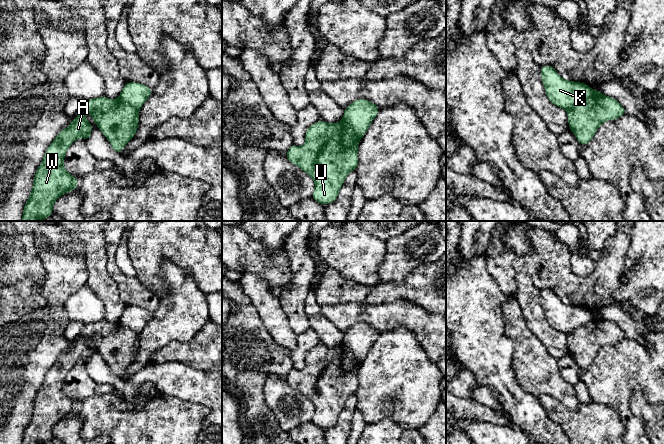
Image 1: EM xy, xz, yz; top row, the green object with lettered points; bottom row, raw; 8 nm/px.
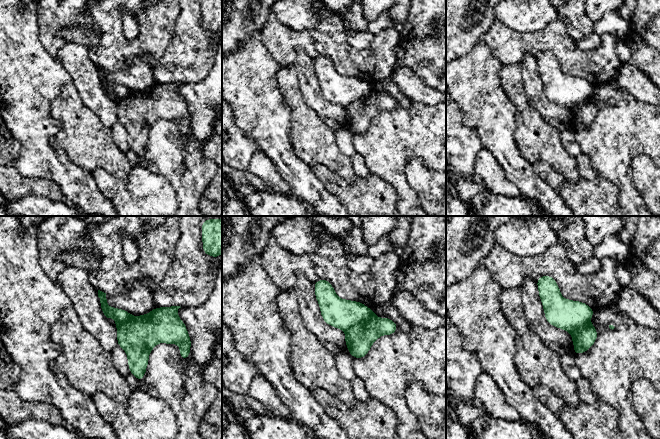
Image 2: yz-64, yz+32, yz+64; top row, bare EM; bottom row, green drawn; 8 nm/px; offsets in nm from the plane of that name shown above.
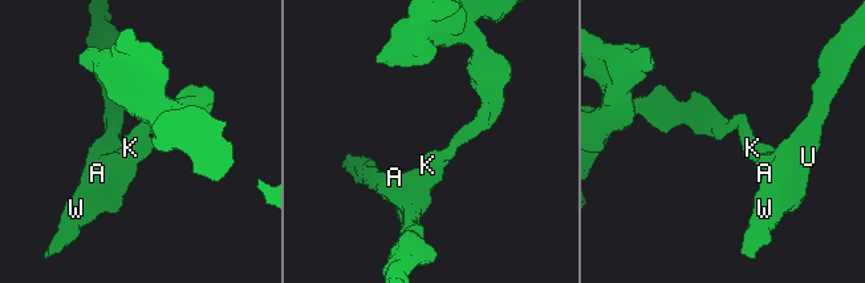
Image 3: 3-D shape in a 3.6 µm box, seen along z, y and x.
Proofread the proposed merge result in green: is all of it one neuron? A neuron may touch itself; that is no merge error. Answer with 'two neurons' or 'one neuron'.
two neurons

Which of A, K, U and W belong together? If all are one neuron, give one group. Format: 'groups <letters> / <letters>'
groups A U W / K

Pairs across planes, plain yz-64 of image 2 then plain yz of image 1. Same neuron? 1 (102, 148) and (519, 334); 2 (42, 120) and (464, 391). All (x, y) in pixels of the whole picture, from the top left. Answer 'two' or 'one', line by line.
1: one
2: two

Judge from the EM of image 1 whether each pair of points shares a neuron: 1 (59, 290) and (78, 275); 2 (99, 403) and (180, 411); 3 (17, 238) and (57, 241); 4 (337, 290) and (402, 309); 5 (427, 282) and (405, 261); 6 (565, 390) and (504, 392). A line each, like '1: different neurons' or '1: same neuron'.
1: same neuron
2: same neuron
3: same neuron
4: different neurons
5: different neurons
6: different neurons

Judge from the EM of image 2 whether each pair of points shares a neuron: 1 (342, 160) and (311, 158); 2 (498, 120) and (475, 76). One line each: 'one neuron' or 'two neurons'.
1: one neuron
2: one neuron

